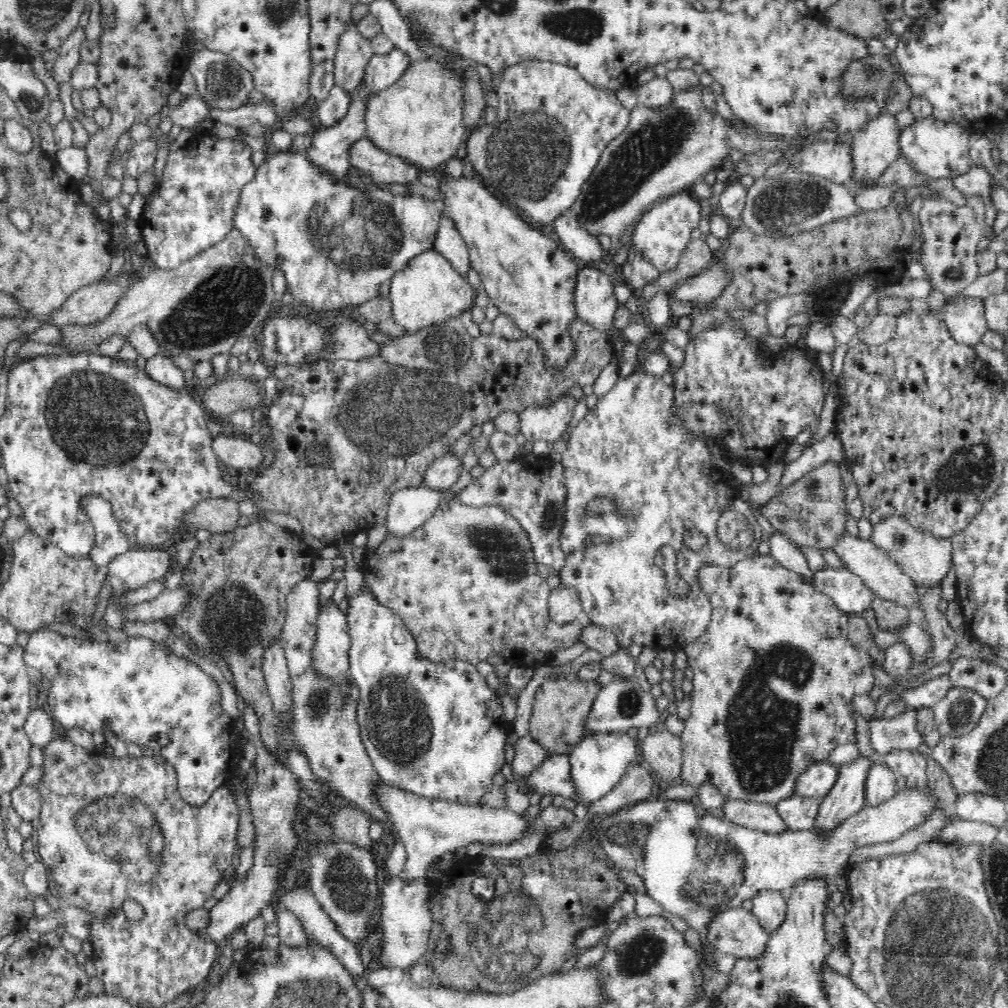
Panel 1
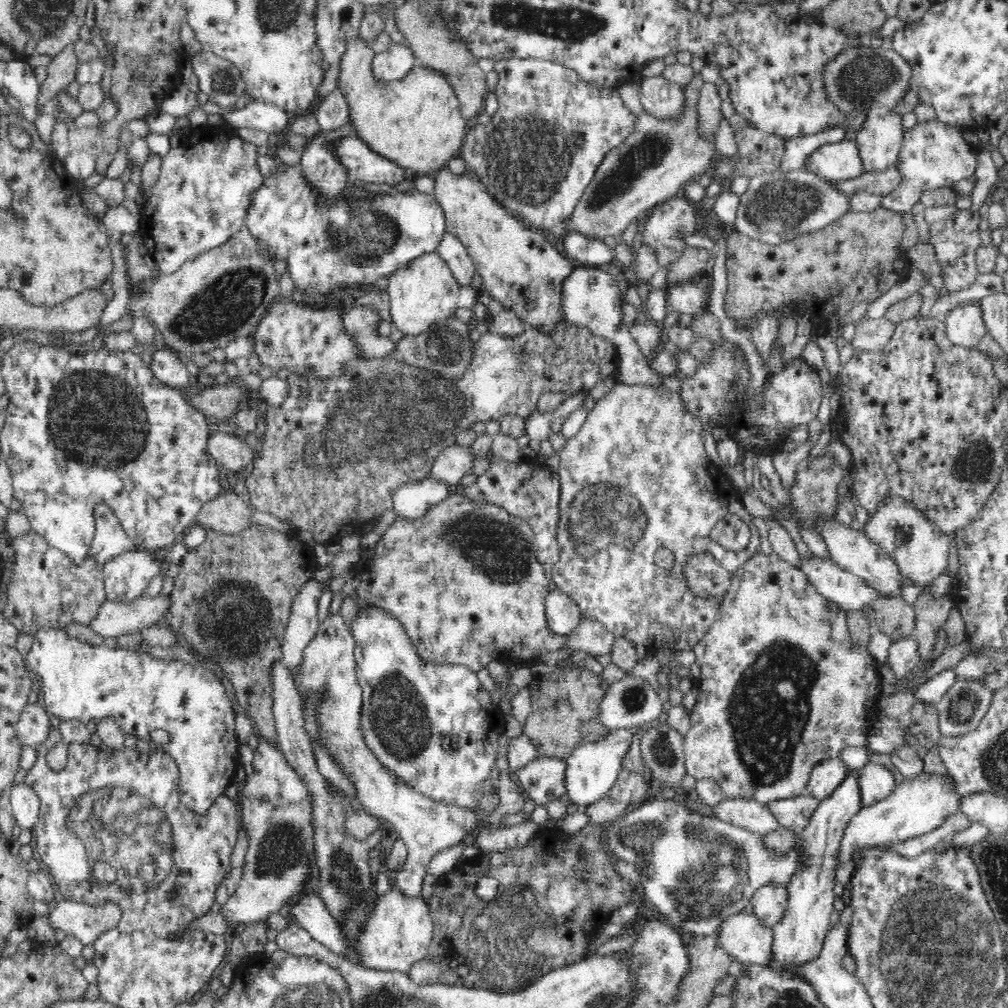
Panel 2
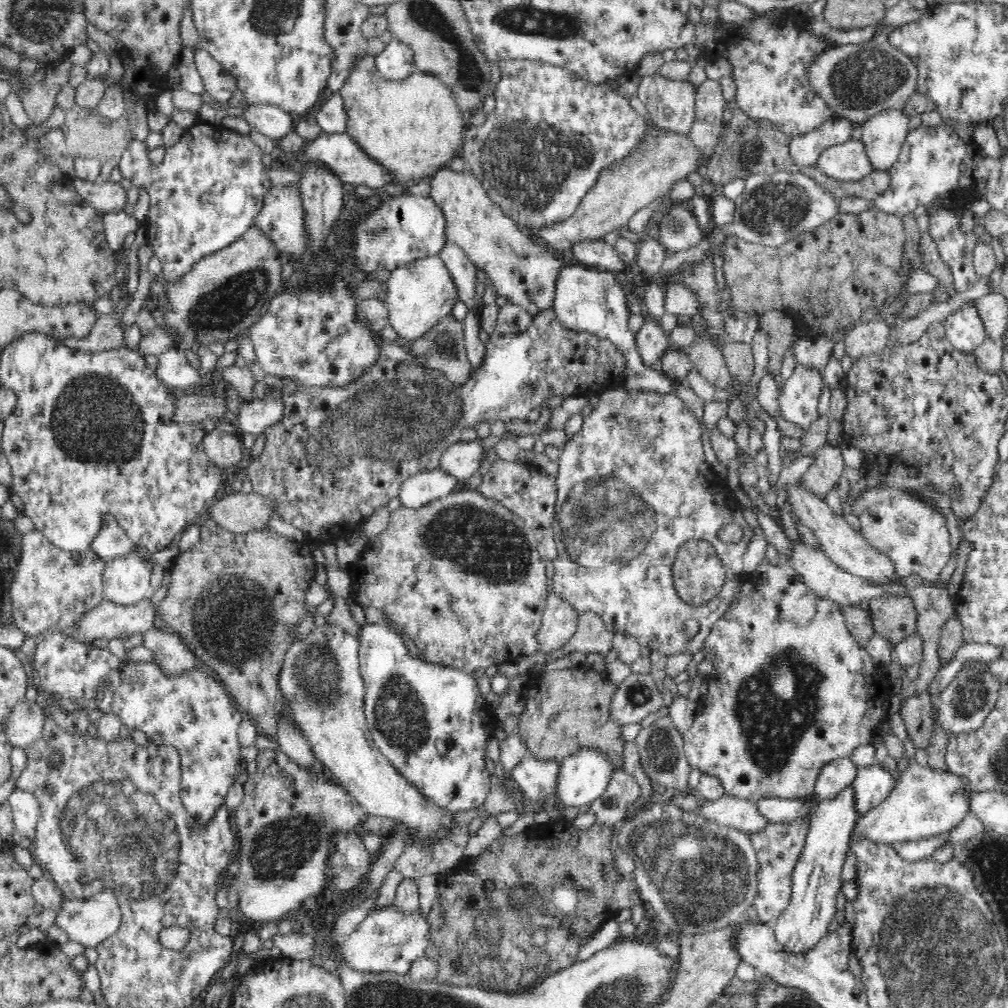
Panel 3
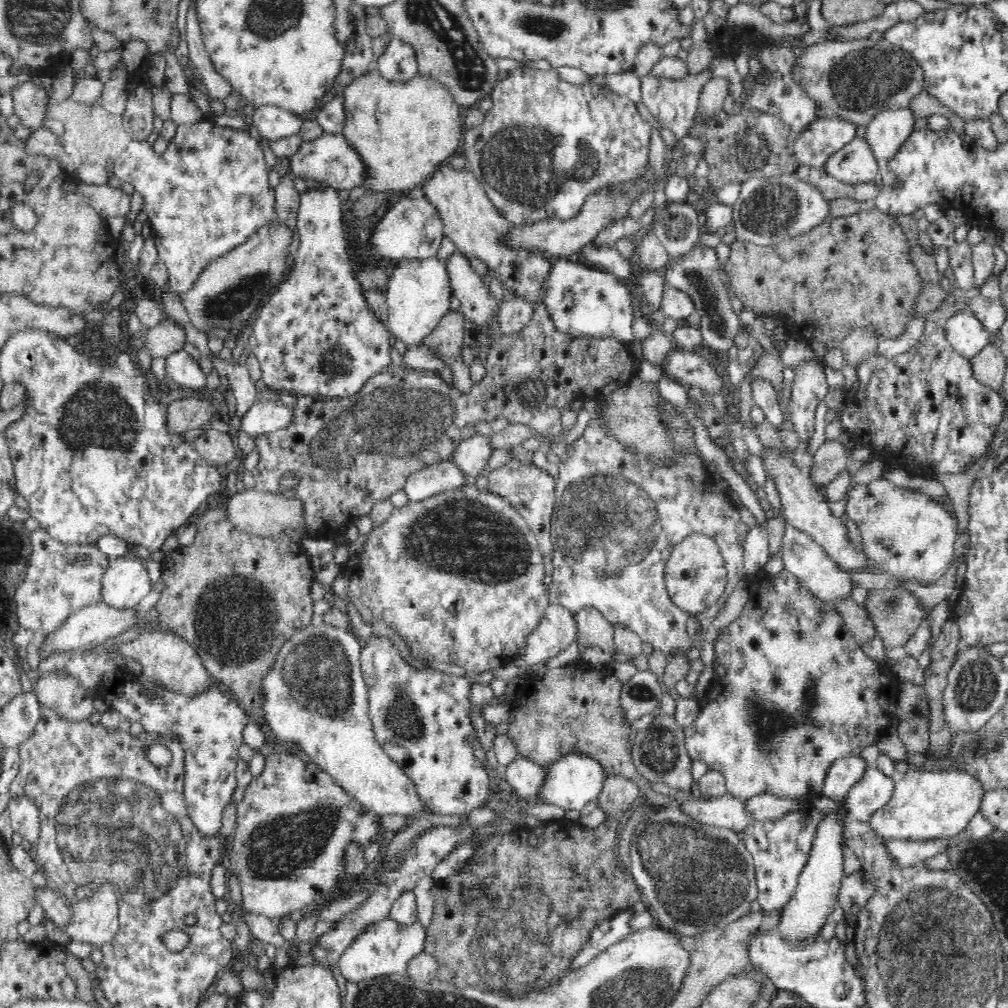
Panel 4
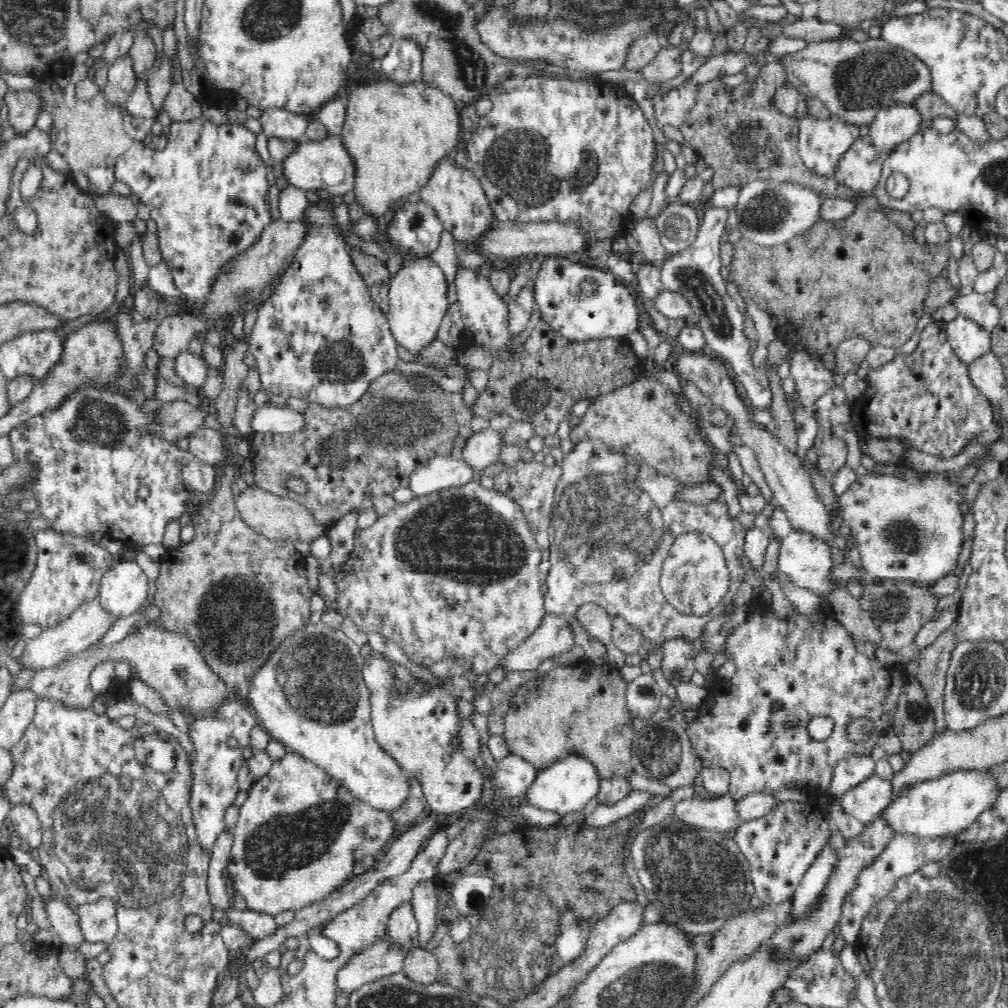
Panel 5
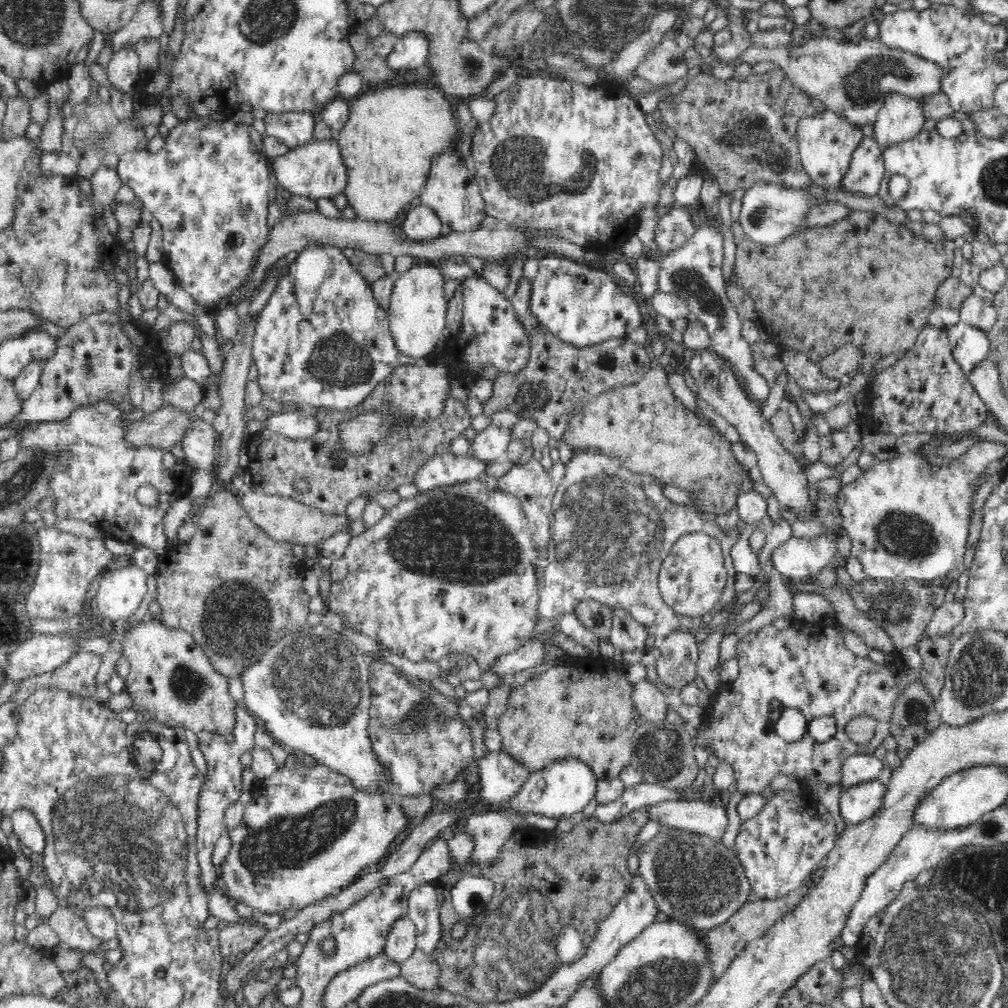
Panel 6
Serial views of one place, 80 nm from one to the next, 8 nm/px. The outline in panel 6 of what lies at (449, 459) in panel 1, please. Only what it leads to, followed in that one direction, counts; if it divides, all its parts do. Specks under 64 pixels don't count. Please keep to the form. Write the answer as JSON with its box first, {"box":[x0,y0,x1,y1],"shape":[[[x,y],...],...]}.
{"box":[469,424,511,465],"shape":[[[492,424],[477,432],[469,447],[469,453],[482,464],[489,465],[493,460],[506,453],[510,441],[511,429]]]}

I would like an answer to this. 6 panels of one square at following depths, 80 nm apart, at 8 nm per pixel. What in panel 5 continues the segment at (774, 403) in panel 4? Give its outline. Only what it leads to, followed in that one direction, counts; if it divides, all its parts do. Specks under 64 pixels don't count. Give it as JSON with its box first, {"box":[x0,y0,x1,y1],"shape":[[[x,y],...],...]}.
{"box":[660,206,773,413],"shape":[[[707,206],[695,243],[688,246],[684,252],[669,256],[660,266],[662,284],[664,289],[680,293],[690,301],[693,314],[700,319],[698,327],[703,332],[706,351],[720,356],[732,366],[732,371],[736,374],[735,380],[744,385],[752,408],[772,413],[773,394],[768,377],[752,364],[749,339],[743,333],[745,316],[739,312],[738,306],[728,295],[724,281],[725,271],[720,263],[719,246],[722,243],[720,238],[724,234],[726,220],[727,207]]]}

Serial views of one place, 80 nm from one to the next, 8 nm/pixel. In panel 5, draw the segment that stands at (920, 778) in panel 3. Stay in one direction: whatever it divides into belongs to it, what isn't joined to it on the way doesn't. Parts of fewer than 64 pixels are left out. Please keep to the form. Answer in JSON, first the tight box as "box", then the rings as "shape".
{"box":[878,769,999,838],"shape":[[[980,769],[944,773],[941,777],[928,777],[904,785],[878,817],[894,835],[909,834],[920,838],[958,836],[989,808],[999,790],[993,778]]]}

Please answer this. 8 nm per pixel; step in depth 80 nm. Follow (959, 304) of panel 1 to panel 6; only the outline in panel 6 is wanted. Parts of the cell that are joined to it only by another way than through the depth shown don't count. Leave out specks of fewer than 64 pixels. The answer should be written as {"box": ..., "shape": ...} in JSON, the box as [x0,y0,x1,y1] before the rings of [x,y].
{"box":[945,320,990,372],"shape":[[[962,320],[945,329],[954,359],[970,372],[983,358],[989,356],[990,339],[987,331]]]}

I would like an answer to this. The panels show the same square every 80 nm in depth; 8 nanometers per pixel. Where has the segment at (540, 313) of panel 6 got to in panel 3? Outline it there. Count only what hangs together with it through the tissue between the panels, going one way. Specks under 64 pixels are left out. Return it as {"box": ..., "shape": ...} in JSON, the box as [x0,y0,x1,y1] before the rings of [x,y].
{"box":[553,264,676,393],"shape":[[[568,264],[556,282],[556,298],[553,311],[558,321],[570,329],[588,331],[598,338],[614,343],[623,356],[624,370],[621,385],[627,389],[646,389],[660,393],[676,392],[670,378],[657,367],[649,366],[640,356],[636,336],[628,329],[631,313],[626,304],[624,288],[621,287],[615,272],[601,270],[582,264]]]}

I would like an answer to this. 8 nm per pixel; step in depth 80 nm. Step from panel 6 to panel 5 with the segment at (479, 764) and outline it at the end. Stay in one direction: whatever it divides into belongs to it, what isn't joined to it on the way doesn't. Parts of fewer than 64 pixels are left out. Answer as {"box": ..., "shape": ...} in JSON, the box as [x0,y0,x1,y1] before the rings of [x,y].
{"box":[492,755,539,799],"shape":[[[518,755],[506,756],[496,764],[492,771],[492,784],[496,799],[500,795],[525,797],[538,778],[539,768]]]}

